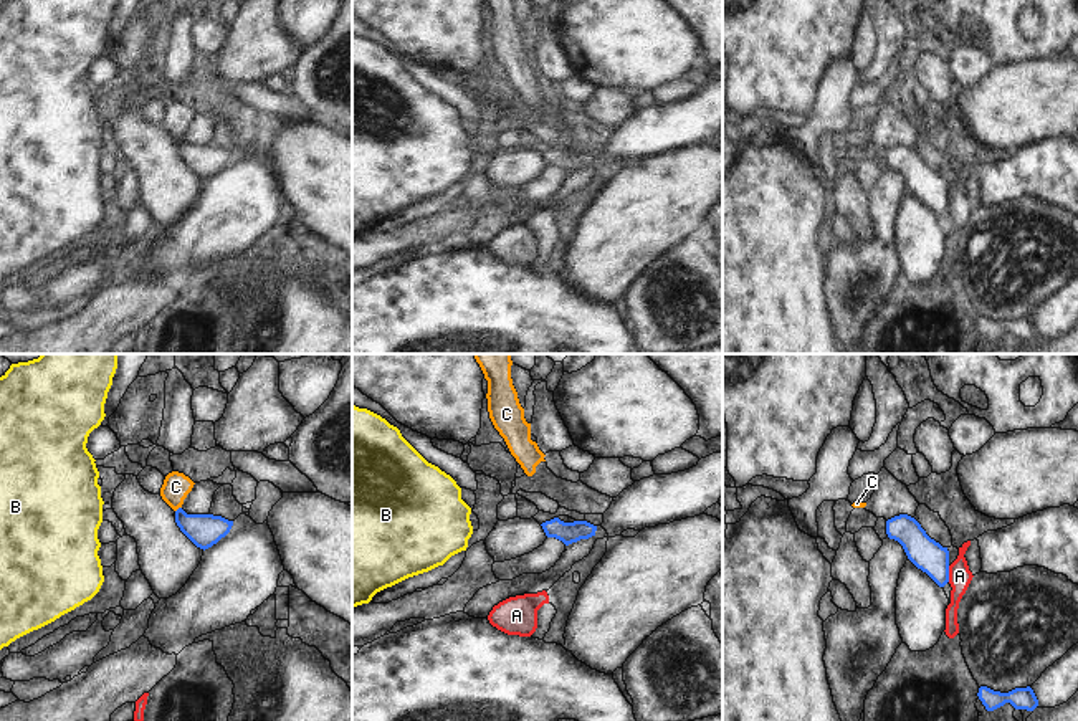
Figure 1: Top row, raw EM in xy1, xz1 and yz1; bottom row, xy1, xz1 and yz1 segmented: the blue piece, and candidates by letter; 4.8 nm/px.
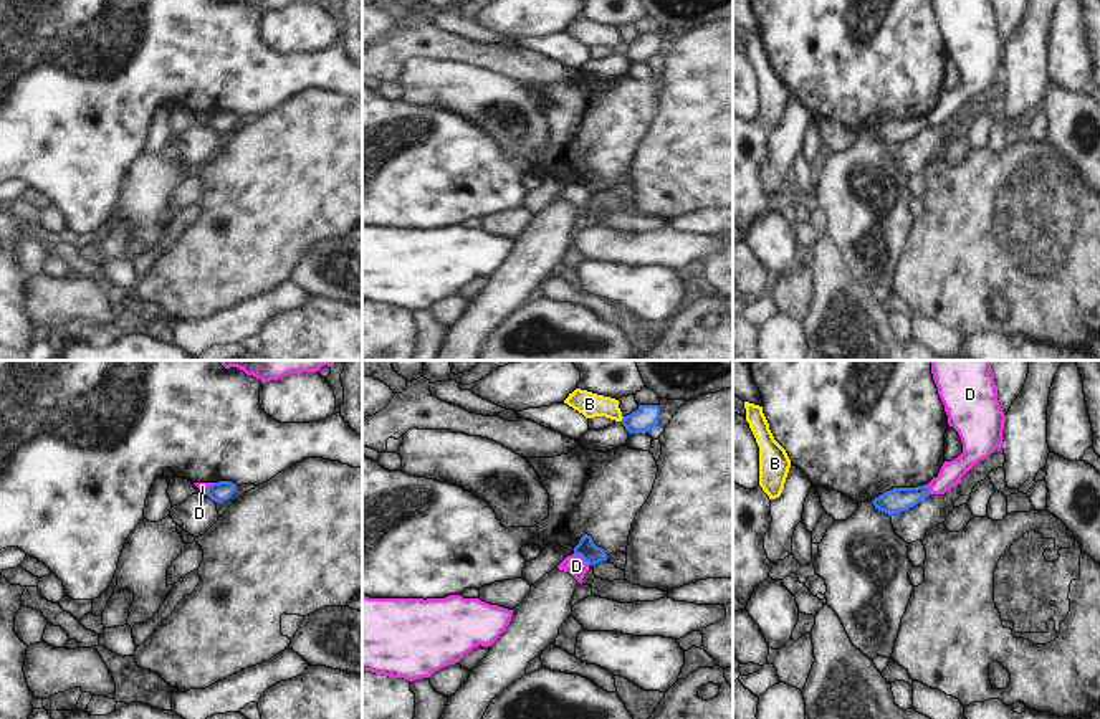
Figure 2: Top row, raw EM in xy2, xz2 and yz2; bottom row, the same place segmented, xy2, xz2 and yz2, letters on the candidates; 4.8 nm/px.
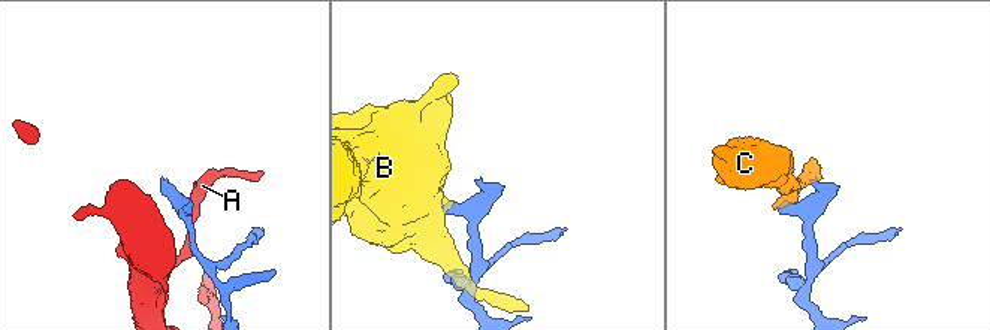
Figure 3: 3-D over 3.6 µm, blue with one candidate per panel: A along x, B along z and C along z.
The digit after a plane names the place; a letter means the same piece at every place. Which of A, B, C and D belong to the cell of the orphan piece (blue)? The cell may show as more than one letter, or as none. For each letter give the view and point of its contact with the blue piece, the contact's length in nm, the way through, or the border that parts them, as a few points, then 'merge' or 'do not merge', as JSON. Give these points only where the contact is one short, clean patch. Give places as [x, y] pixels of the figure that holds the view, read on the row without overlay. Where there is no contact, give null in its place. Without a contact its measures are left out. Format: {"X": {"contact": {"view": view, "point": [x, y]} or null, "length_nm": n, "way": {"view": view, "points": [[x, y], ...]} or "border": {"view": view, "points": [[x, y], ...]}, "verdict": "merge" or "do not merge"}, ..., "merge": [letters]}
{"A": {"contact": {"view": "yz1", "point": [948, 204]}, "length_nm": 80, "verdict": "do not merge"}, "B": {"contact": {"view": "xz2", "point": [622, 48]}, "length_nm": 30, "verdict": "do not merge"}, "C": {"contact": {"view": "xy1", "point": [177, 139]}, "length_nm": 40, "way": {"view": "xy1", "points": [[204, 159], [194, 156], [177, 139], [176, 116]]}, "verdict": "merge"}, "D": {"contact": {"view": "xz2", "point": [583, 187]}, "length_nm": 100, "border": {"view": "xz2", "points": [[574, 182], [589, 194]]}, "verdict": "do not merge"}, "merge": ["C"]}

